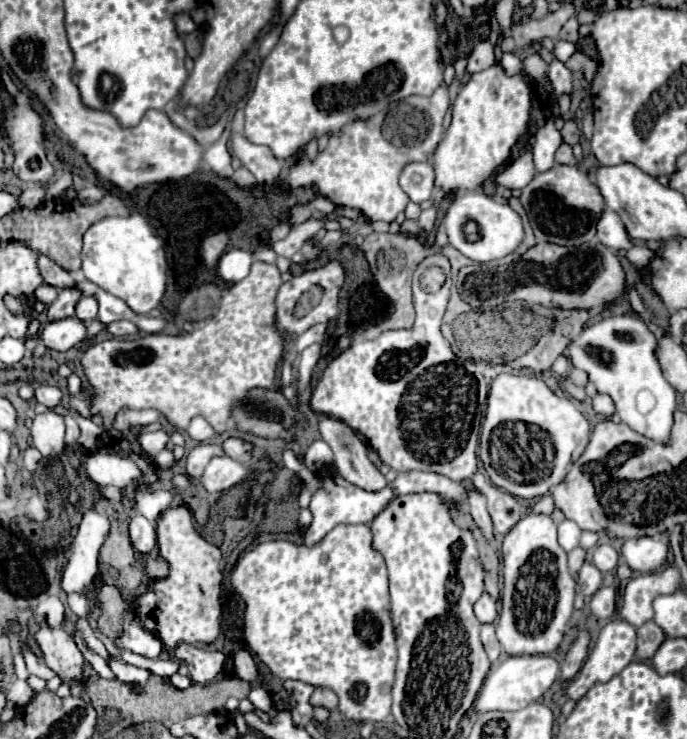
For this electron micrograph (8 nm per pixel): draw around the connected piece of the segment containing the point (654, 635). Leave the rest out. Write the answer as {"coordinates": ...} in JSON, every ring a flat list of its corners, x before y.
{"coordinates":[[649,620,643,626,639,626,637,628,637,658,649,660,655,654,655,650,661,646,663,640,665,640,665,634,655,622]]}

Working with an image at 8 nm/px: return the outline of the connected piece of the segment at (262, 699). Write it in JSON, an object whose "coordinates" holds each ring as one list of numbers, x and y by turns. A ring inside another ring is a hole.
{"coordinates":[[259,686,251,690,249,700,251,700,251,702,253,702,253,706,255,706,257,710,261,710,261,712,269,712,269,710,271,710,271,706,273,706,269,692,267,692,265,688,259,688]]}

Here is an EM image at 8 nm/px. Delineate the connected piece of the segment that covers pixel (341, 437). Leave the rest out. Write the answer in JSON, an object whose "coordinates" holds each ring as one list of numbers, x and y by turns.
{"coordinates":[[321,414,319,430,323,440,331,446,335,454,333,466,339,472,339,476,343,476,351,484,357,484,367,492,377,492,387,486,385,476,367,458,367,446,345,422]]}

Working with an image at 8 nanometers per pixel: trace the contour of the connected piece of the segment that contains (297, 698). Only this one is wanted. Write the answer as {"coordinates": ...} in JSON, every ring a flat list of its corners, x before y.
{"coordinates":[[285,680,283,682,285,690,291,694,293,702,309,702,309,696,313,694,313,686,305,684,305,682,295,682,295,680]]}

